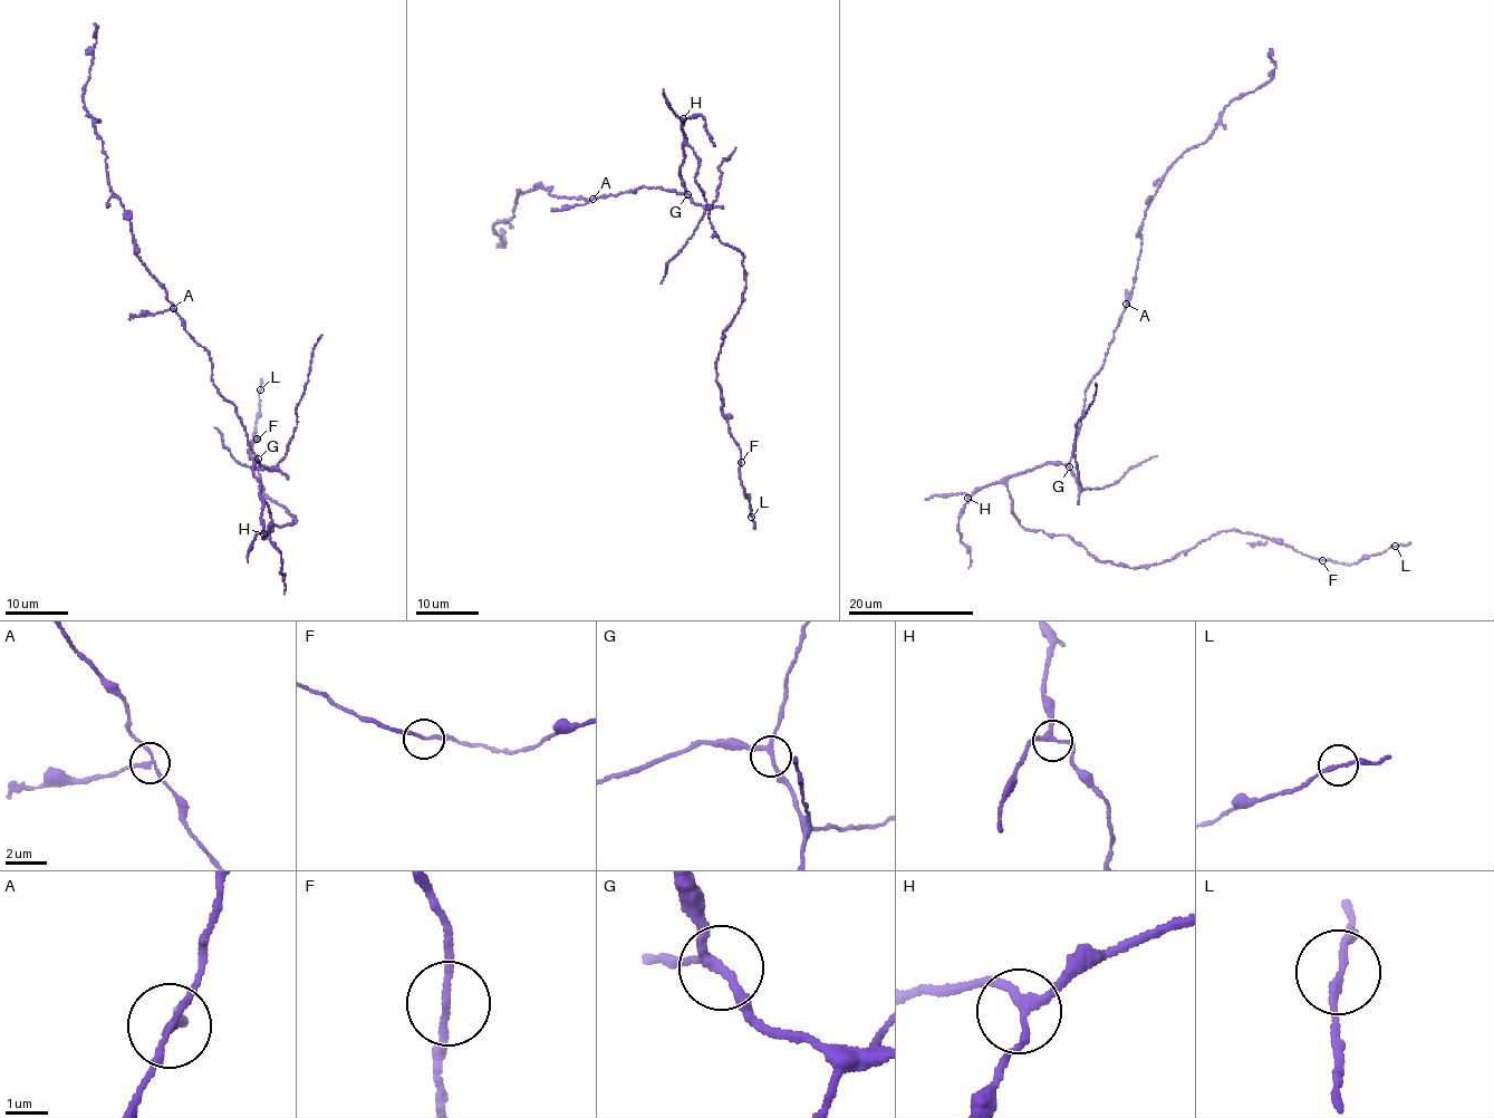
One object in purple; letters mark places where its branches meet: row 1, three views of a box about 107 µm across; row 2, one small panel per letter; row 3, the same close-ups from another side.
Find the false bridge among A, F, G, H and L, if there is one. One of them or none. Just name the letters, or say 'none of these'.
A

